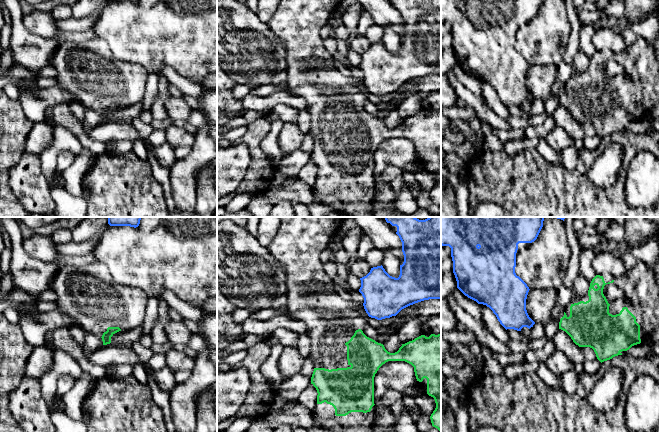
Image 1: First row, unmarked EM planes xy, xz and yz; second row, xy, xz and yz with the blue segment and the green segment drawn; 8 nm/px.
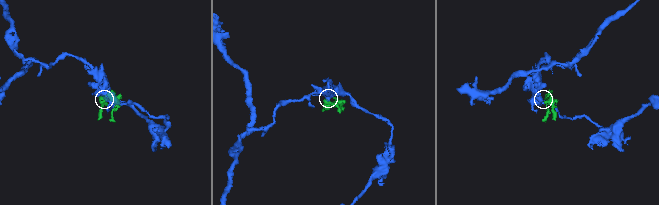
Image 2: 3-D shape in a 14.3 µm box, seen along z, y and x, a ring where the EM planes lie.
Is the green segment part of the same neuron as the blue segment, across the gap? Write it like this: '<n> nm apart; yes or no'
130 nm apart; no

